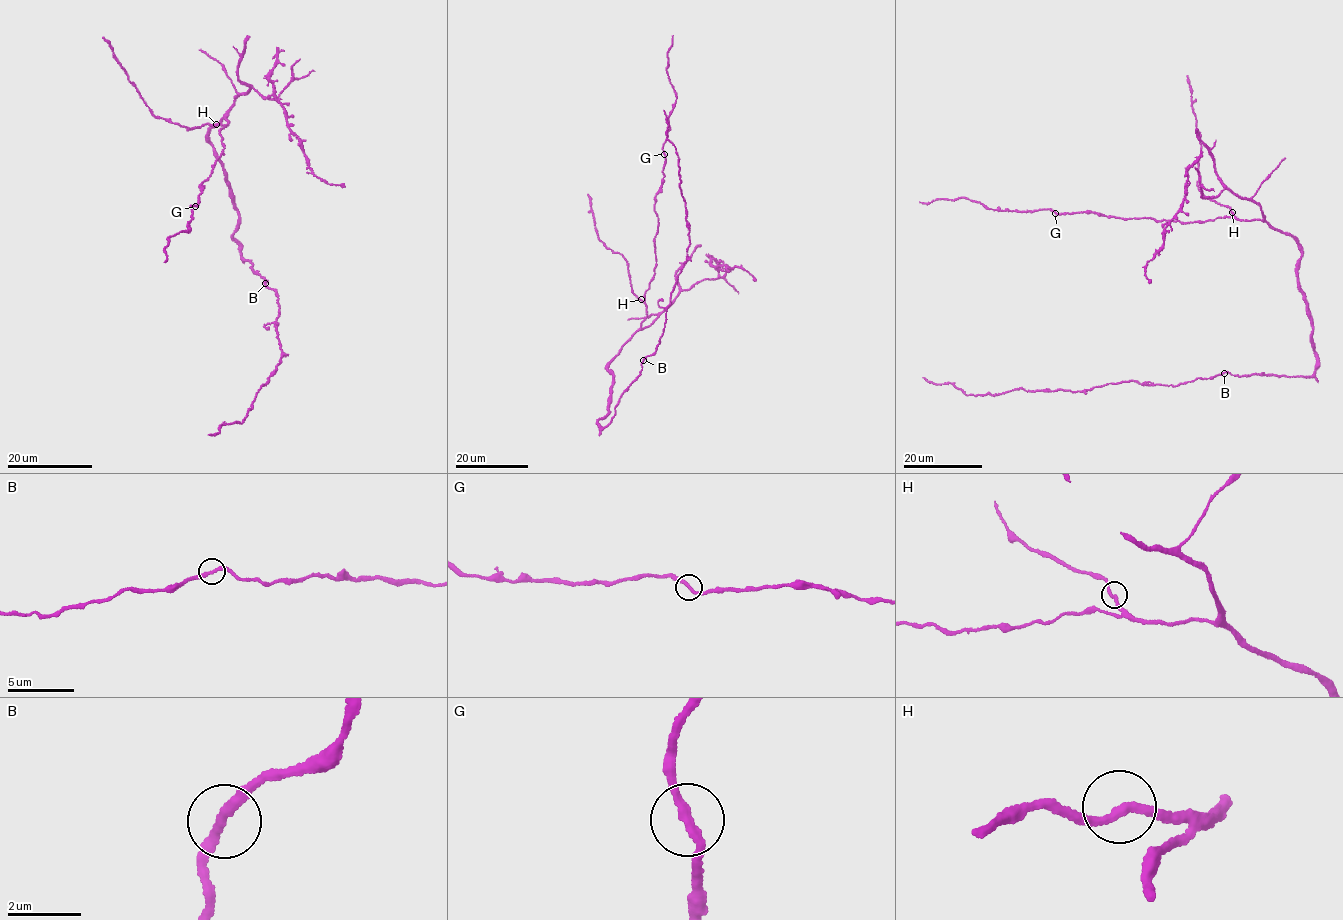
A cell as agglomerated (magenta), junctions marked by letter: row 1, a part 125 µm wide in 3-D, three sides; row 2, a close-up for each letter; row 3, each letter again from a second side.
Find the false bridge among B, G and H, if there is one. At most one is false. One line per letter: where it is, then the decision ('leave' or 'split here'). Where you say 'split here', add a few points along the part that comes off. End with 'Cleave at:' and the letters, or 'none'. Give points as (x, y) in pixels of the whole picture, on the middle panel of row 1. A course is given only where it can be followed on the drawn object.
B: (643, 360) | leave
G: (664, 154) | leave
H: (641, 299) | leave
Cleave at: none

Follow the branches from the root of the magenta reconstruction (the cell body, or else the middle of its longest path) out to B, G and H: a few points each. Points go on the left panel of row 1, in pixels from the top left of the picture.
B: (233, 202), (239, 227), (233, 239), (241, 246), (242, 257), (252, 264), (253, 273), (265, 283)
G: (233, 202), (209, 140), (208, 130), (226, 117), (229, 122), (219, 134), (222, 153), (199, 187), (195, 206)
H: (233, 202), (231, 186), (208, 133), (226, 117), (229, 123), (226, 127), (216, 124)

